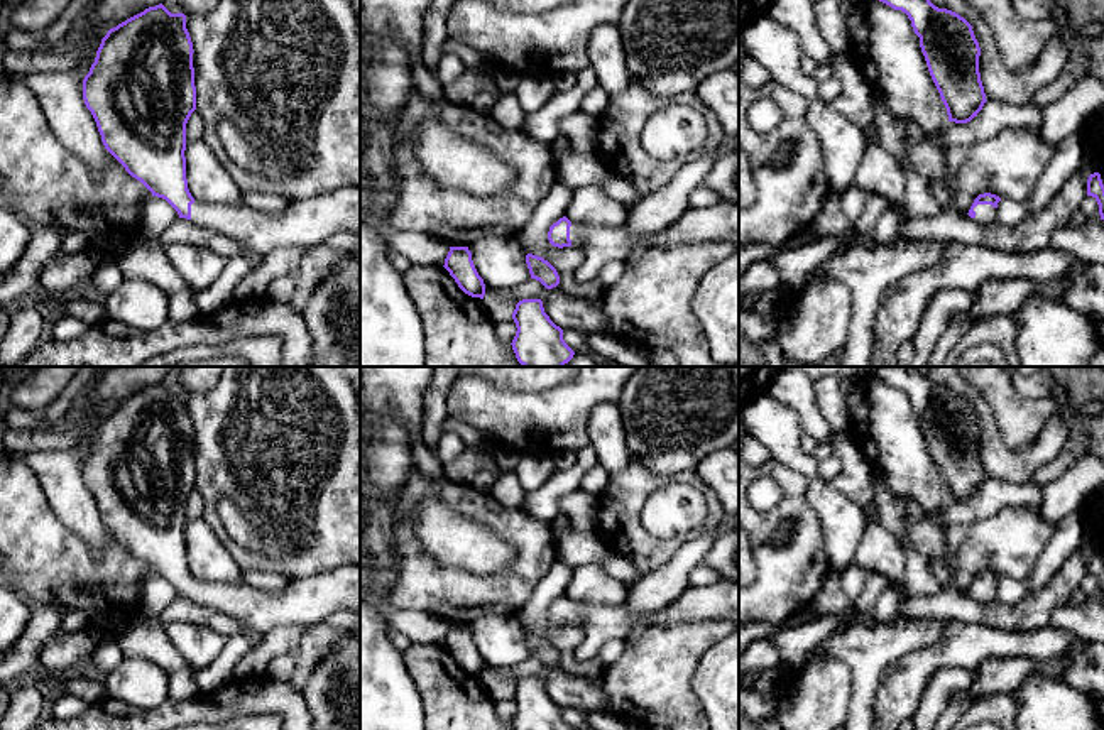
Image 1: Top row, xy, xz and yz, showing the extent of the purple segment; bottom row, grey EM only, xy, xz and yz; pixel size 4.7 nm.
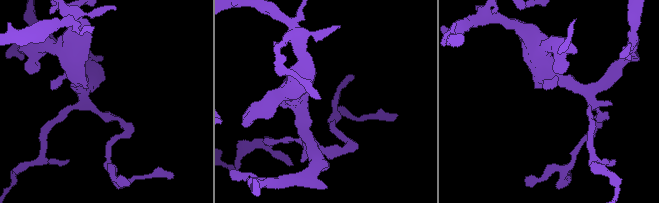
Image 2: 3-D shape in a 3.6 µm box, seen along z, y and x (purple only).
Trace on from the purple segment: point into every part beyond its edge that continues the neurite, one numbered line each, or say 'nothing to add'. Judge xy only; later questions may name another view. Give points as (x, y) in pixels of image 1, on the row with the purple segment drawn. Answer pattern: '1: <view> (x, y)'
1: xy (310, 222)

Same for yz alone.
1: yz (986, 213)

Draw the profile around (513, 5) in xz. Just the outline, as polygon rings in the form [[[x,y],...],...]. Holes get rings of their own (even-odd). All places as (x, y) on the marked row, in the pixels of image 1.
[[[487,0],[487,2],[509,12],[543,12],[556,8],[571,0]]]

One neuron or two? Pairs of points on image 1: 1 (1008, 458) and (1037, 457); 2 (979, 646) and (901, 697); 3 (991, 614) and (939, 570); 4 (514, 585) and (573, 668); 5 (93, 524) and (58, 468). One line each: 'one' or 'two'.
1: one
2: one
3: two
4: two
5: one

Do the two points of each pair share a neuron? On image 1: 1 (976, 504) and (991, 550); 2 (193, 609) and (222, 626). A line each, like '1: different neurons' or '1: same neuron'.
1: different neurons
2: same neuron

